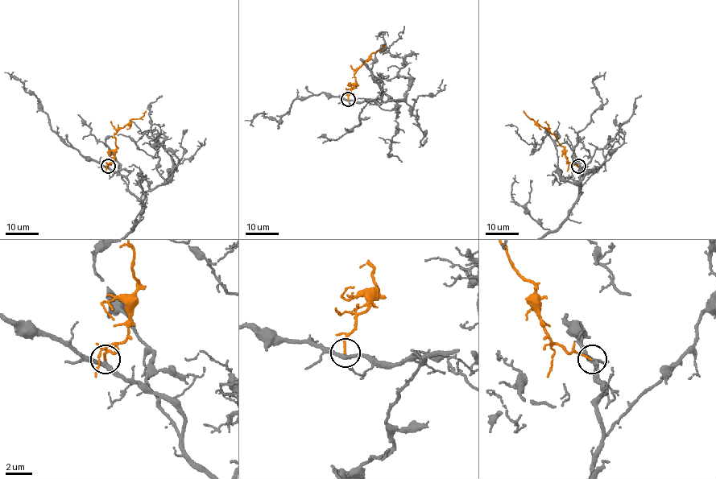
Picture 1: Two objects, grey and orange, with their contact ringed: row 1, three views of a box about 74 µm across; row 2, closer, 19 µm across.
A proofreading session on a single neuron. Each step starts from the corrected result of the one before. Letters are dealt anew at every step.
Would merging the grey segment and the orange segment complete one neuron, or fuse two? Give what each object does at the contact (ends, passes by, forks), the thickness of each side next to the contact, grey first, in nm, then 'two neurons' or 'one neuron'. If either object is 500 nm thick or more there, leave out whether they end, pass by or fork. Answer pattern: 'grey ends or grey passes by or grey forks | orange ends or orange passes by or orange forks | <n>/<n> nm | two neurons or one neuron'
grey passes by | orange ends | 260/150 nm | one neuron

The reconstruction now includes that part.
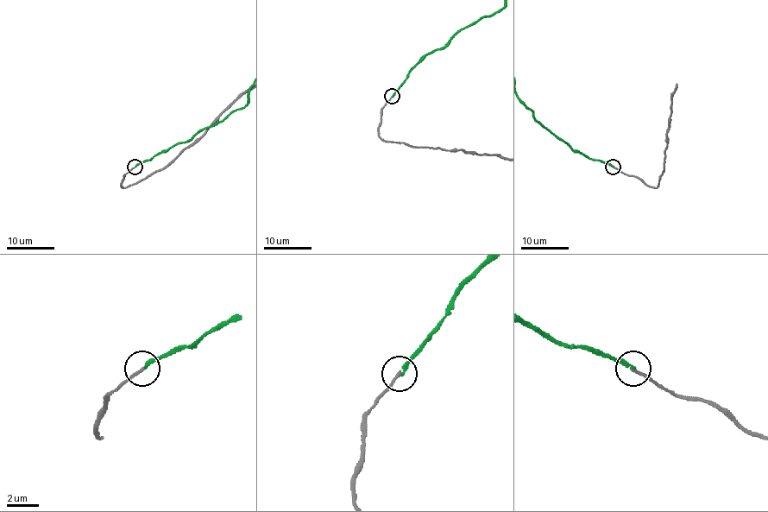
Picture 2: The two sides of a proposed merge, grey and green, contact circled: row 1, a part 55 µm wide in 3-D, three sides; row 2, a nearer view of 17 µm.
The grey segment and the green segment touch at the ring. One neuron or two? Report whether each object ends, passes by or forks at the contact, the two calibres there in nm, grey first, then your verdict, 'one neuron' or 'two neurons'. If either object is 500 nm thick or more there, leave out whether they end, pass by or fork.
grey ends; green ends; calibres 190 and 200 nm; one neuron

